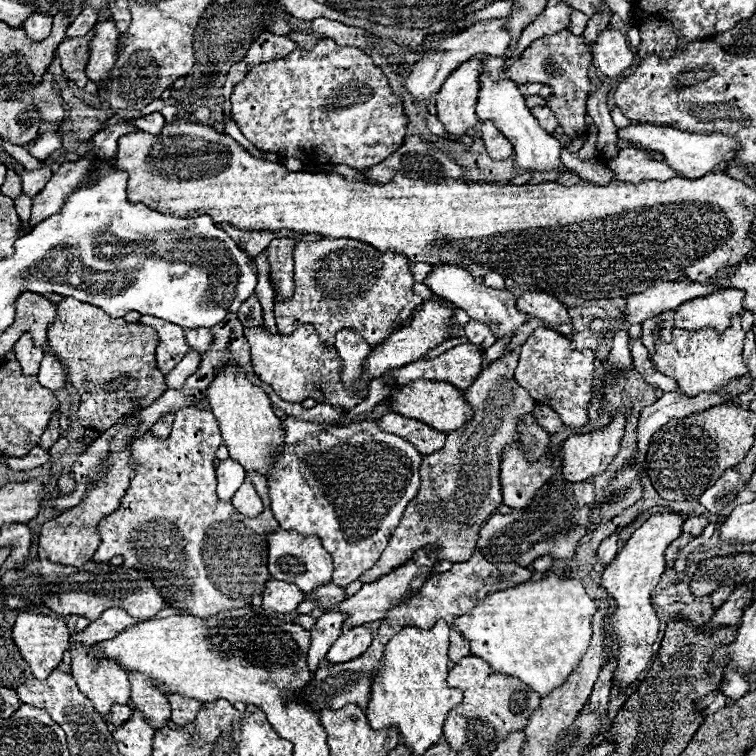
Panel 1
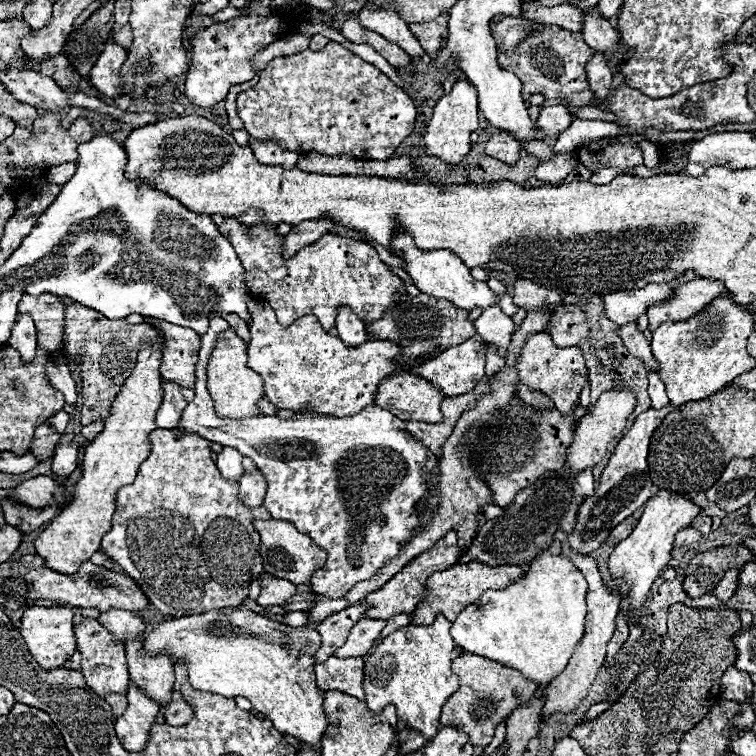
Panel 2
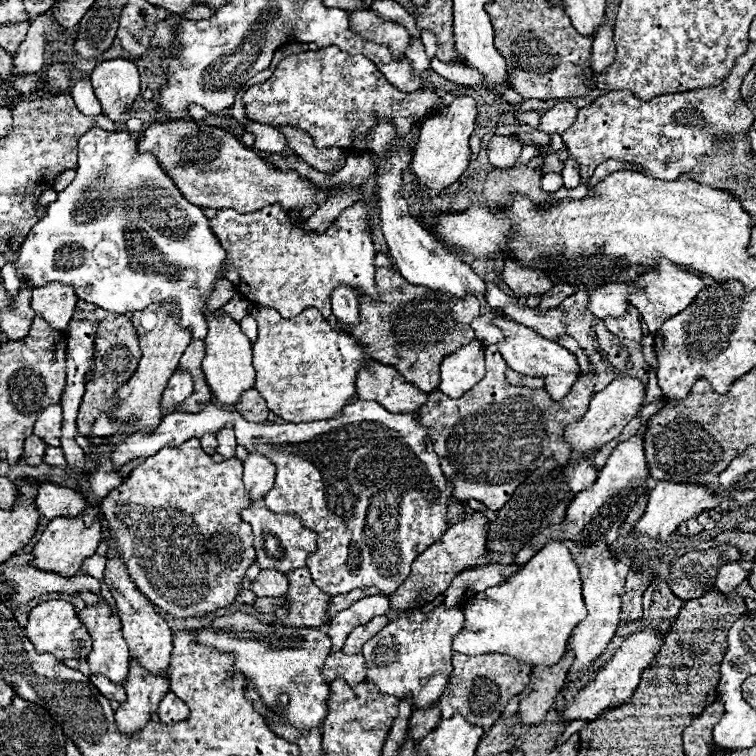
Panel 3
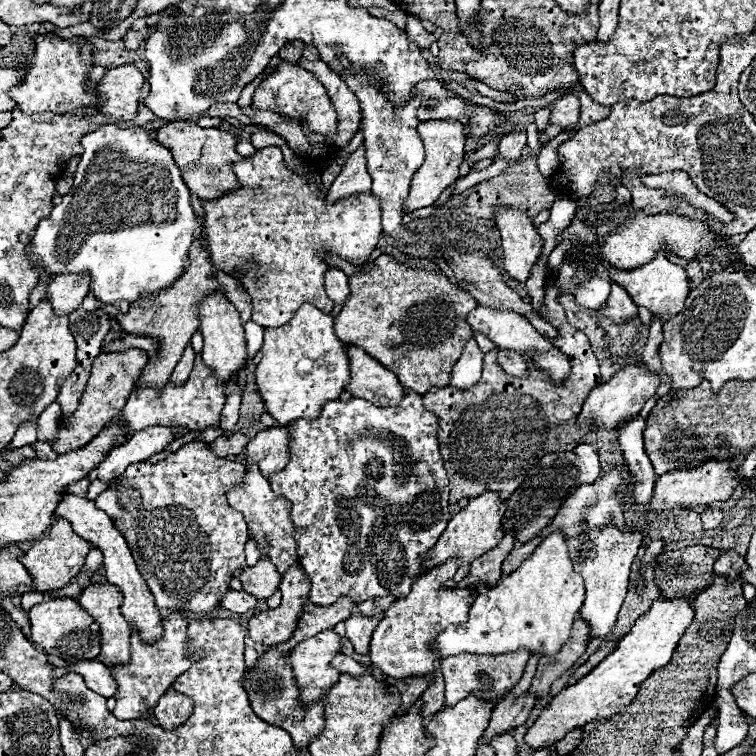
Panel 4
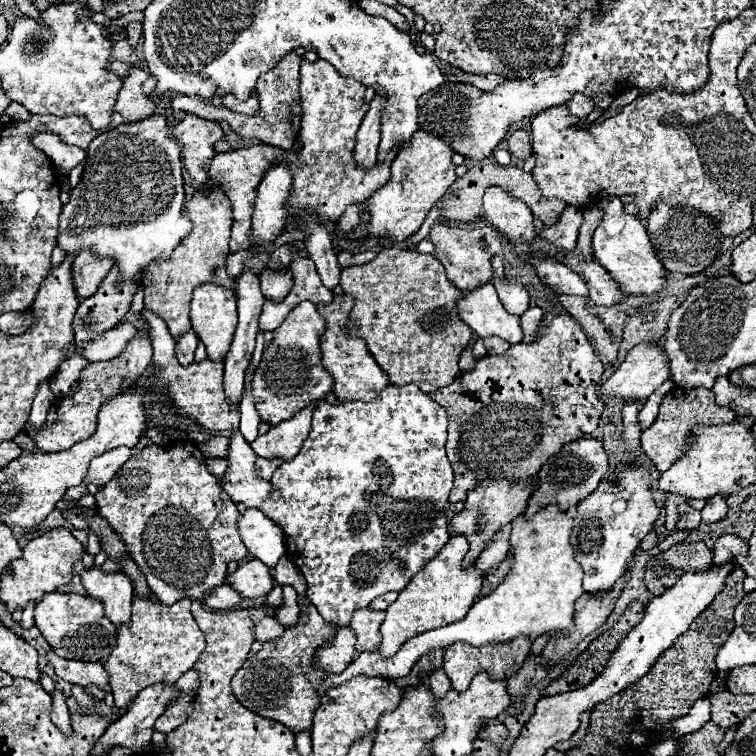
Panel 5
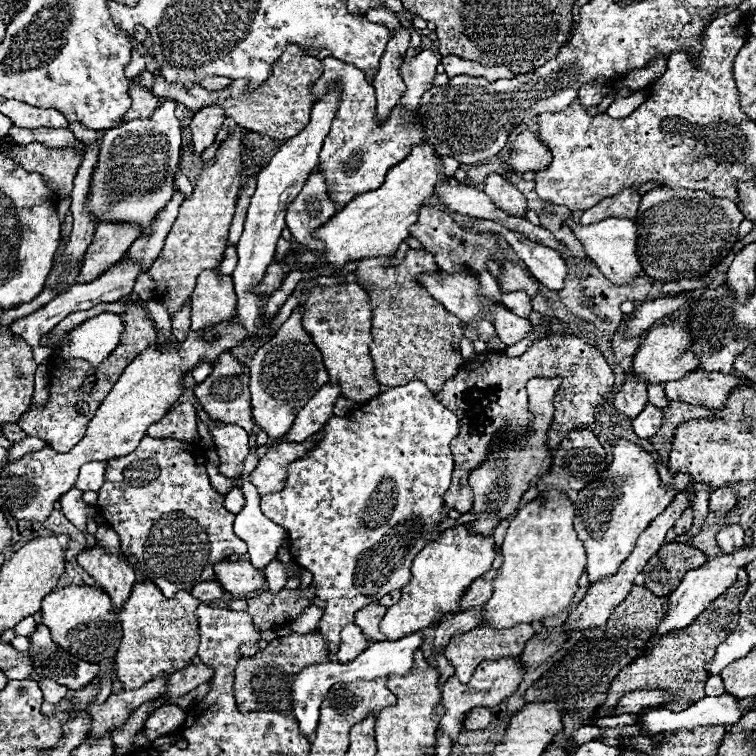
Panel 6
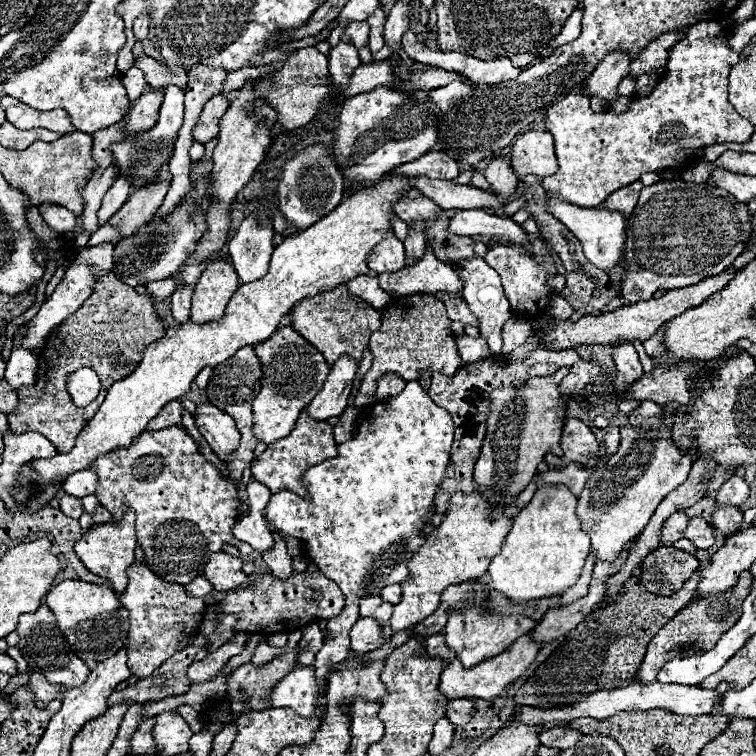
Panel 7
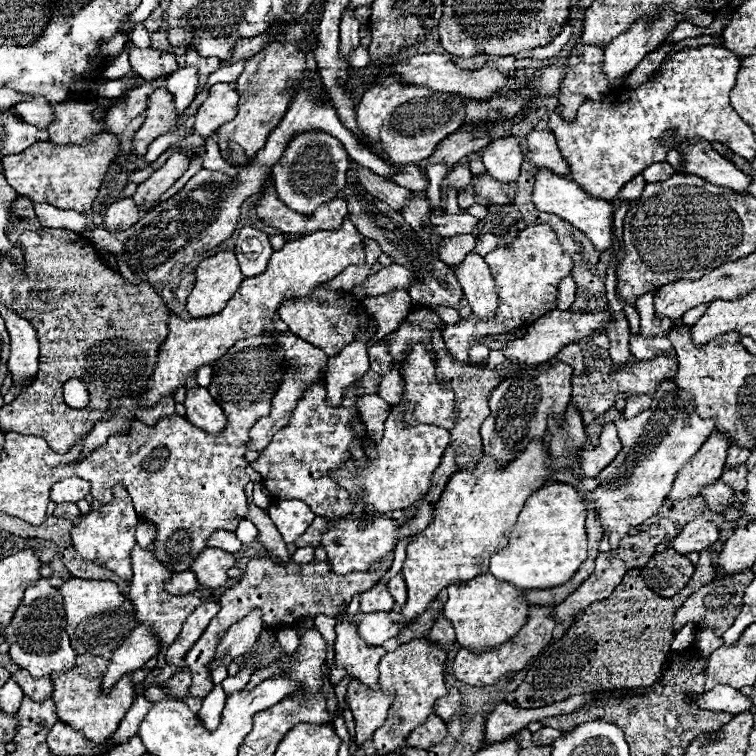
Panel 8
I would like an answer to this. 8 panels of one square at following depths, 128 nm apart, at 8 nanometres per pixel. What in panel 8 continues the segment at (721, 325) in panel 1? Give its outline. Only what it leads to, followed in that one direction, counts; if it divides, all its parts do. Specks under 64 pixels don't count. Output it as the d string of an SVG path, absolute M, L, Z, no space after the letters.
M538 170L532 202L536 204L536 208L540 212L556 214L558 218L566 220L568 224L580 228L580 232L584 232L588 236L588 240L592 242L596 252L612 250L612 218L614 218L614 210L616 210L612 202L592 198L592 196L584 194L576 182L568 180L566 176L556 176L548 170Z

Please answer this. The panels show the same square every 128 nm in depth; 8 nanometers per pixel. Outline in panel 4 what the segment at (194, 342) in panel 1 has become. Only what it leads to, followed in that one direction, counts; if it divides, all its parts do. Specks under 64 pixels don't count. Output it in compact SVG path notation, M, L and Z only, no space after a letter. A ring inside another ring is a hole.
M406 390L402 402L394 408L380 408L362 398L352 398L348 402L332 400L322 408L322 414L318 420L304 418L304 420L292 422L288 426L288 436L290 436L288 466L282 472L270 476L268 480L278 498L286 498L292 502L290 516L298 528L304 528L304 532L296 534L296 542L298 542L298 562L304 566L304 570L308 572L308 576L312 580L310 600L318 606L330 606L340 596L352 596L356 600L356 604L360 604L368 598L376 598L376 596L394 596L394 598L406 596L412 588L414 578L420 574L420 566L422 566L424 558L428 556L430 548L434 548L434 544L438 542L440 534L444 532L444 528L450 520L450 512L448 512L450 486L448 486L448 476L446 476L444 462L442 462L442 456L438 450L438 422L436 422L436 416L422 406L422 396L416 394L414 390ZM148 426L126 438L124 444L112 448L104 460L96 466L98 478L108 482L120 476L130 464L144 462L150 456L162 452L170 442L176 440L176 426Z

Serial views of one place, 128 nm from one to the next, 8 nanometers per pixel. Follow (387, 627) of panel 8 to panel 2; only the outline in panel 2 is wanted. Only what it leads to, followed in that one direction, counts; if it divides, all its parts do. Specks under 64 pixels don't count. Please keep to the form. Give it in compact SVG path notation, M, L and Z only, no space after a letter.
M220 608L192 618L164 620L162 624L148 630L142 640L142 652L148 656L156 656L164 652L172 660L172 664L176 664L178 660L184 660L192 688L200 692L214 692L228 698L236 698L236 696L248 698L252 706L258 712L262 712L278 732L314 750L320 750L320 740L322 740L322 734L326 732L328 718L324 716L324 708L322 708L324 698L320 696L320 690L316 686L316 676L314 676L312 656L316 648L320 648L320 634L316 634L312 628L308 626L292 628L288 624L280 624L260 614L254 614L252 610L246 610L246 608L240 608L240 610Z

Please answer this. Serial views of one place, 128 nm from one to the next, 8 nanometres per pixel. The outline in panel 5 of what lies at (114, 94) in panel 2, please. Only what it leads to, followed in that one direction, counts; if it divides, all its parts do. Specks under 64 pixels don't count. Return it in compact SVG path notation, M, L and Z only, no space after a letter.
M132 66L126 76L122 76L122 90L116 98L114 112L120 112L128 122L144 120L156 110L156 102L152 102L142 92L142 84L146 78L148 74L136 66Z

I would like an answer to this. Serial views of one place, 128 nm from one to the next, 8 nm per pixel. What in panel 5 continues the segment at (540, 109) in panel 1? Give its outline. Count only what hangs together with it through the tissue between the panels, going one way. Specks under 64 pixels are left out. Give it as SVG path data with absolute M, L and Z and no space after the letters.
M584 94L572 96L572 98L566 102L566 106L568 106L570 114L576 116L576 118L584 118L584 116L588 116L588 114L594 110L592 98L588 98L588 96L584 96Z

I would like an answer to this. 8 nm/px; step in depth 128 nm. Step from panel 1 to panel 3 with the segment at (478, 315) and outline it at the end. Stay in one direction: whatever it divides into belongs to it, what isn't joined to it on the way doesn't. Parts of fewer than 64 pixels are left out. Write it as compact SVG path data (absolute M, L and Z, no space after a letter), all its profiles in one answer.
M382 122L382 124L376 124L368 136L372 136L370 154L380 156L380 158L388 156L386 160L380 160L380 164L376 168L376 174L378 174L376 198L378 198L378 216L380 216L382 232L384 232L390 256L394 258L398 272L414 286L442 290L456 298L466 298L468 294L486 294L486 286L484 286L482 278L478 274L474 274L466 262L460 262L456 258L456 254L452 254L448 248L444 248L422 224L418 224L410 216L410 204L406 200L406 194L402 192L402 172L408 168L412 150L402 148L402 146L414 138L414 128L410 134L396 140L394 126Z

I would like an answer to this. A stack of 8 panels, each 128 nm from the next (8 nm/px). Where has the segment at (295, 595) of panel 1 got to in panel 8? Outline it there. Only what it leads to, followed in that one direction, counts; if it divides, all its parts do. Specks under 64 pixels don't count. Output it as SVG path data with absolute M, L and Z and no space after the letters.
M206 548L192 564L192 572L202 586L220 588L228 582L228 570L236 564L236 558L230 552L220 548Z

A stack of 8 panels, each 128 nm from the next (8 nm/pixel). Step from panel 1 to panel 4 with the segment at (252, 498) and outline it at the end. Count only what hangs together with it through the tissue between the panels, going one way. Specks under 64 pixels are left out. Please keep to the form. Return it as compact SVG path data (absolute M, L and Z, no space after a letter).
M276 426L258 432L246 446L246 464L258 464L258 470L268 478L288 464L288 428Z

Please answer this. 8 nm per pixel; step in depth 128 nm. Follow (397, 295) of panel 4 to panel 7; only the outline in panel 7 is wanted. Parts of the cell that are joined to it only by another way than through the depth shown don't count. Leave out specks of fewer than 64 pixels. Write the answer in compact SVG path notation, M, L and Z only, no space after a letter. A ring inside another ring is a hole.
M414 226L408 230L408 238L404 240L404 248L406 248L406 266L422 260L424 252L426 252L426 238L424 238L424 232L420 226ZM410 294L392 298L382 310L382 326L370 336L368 344L374 360L372 368L366 372L360 392L356 396L356 406L374 404L376 382L384 374L398 374L402 380L420 380L422 372L434 374L444 372L444 376L454 376L464 364L456 350L456 336L452 332L452 320L448 320L444 304L430 294Z

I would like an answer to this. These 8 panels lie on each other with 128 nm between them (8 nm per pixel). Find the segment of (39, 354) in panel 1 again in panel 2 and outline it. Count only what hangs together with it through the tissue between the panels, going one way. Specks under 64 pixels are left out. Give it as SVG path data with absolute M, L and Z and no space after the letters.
M20 314L14 322L12 336L8 338L8 346L16 348L20 352L20 358L24 362L30 362L36 354L36 326L30 316Z

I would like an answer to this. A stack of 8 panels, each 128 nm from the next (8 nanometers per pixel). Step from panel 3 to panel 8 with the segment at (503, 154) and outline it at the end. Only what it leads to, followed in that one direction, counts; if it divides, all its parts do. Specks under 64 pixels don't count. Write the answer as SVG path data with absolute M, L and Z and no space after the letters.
M532 130L526 136L526 154L524 156L538 170L550 170L552 174L560 174L560 176L566 176L570 170L558 150L558 144L556 144L556 138L552 132Z

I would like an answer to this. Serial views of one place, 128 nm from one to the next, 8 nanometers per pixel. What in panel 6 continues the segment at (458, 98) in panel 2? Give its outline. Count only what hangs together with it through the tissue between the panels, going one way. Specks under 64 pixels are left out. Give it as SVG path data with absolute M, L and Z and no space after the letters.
M416 144L400 164L388 170L386 180L378 190L350 200L320 230L316 230L316 236L326 244L326 266L334 268L338 274L350 260L394 254L398 244L410 236L408 228L418 220L418 212L426 200L434 196L436 184L450 180L448 176L440 174L440 168L442 164L432 144Z

